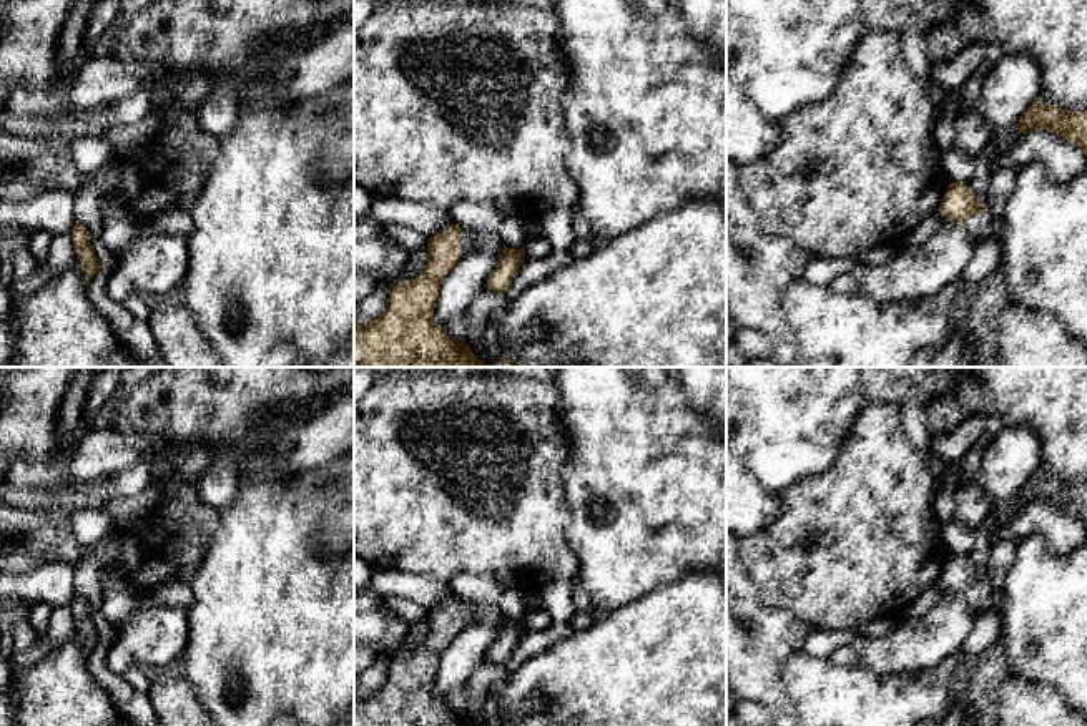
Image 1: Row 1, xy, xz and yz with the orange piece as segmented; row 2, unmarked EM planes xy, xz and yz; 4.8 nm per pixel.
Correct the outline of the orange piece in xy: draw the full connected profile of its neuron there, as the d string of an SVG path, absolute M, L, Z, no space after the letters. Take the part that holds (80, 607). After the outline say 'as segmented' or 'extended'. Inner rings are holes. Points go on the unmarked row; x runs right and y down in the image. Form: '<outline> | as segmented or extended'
M75 593L71 610L78 631L83 638L83 646L86 650L85 661L88 661L90 651L103 640L103 636L95 630L90 620L90 605L81 595Z | as segmented

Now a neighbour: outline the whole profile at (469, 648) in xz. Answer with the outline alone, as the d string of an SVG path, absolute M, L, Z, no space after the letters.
M480 620L465 626L440 655L434 694L445 699L454 689L465 686L474 670L487 660L487 651L495 641L502 623Z

